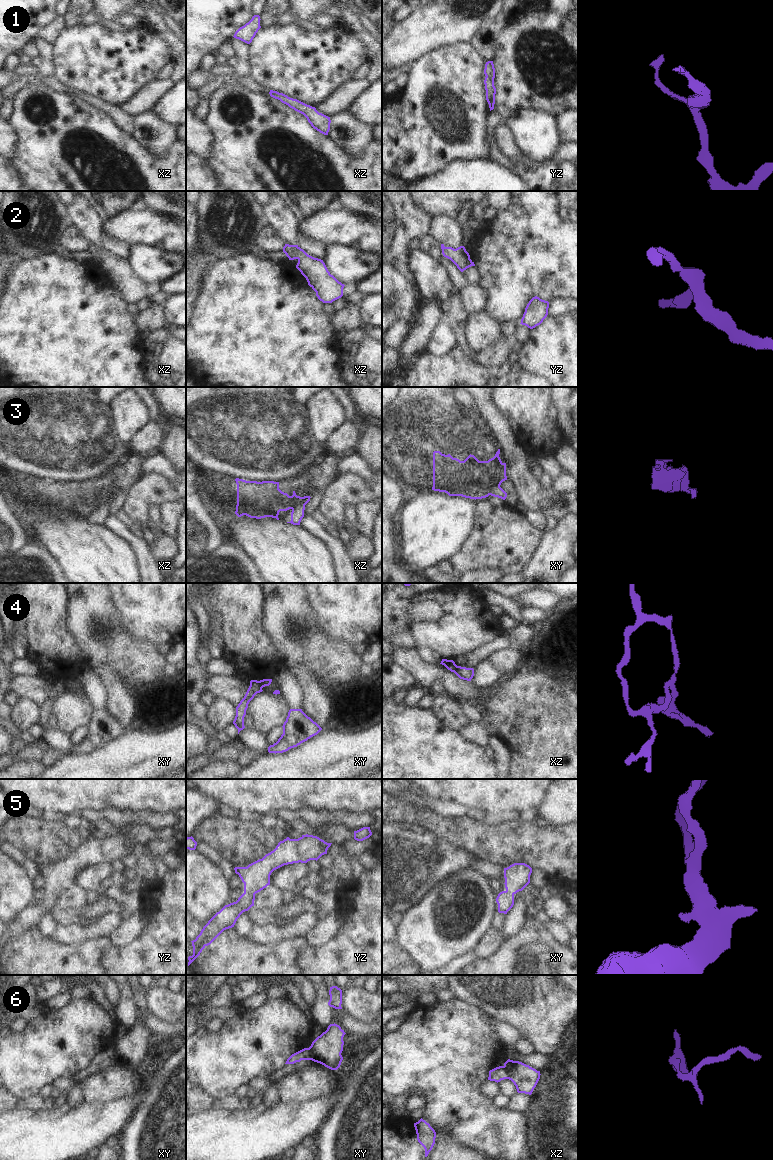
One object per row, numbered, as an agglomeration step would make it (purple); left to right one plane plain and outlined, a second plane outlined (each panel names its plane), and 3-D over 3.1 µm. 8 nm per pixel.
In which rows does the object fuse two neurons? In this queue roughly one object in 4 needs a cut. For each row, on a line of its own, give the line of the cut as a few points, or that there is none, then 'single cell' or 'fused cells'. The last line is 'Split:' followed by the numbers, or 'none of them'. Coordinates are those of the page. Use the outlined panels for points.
1: cut none; single cell
2: cut none; single cell
3: cut xy (499, 485), (493, 486), (489, 494); fused cells
4: cut xy (258, 681), (262, 687); fused cells
5: cut none; single cell
6: cut xy (309, 1047), (310, 1059); fused cells
Split: 3, 4, 6

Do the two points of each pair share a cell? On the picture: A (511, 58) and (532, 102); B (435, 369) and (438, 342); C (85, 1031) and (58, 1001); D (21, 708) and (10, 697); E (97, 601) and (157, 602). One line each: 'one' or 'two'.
A: one
B: two
C: two
D: two
E: two

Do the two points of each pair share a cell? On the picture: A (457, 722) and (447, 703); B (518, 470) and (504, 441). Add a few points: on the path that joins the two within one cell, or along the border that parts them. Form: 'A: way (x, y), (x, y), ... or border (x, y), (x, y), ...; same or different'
A: way (453, 717), (447, 708); same
B: way (517, 463), (510, 448); same

